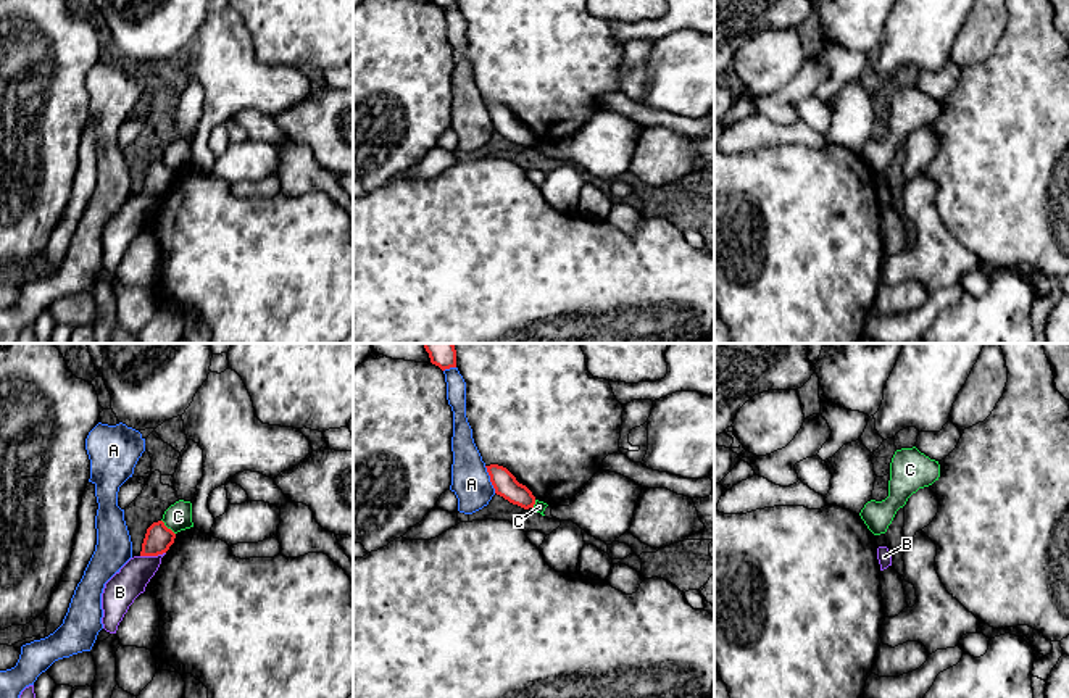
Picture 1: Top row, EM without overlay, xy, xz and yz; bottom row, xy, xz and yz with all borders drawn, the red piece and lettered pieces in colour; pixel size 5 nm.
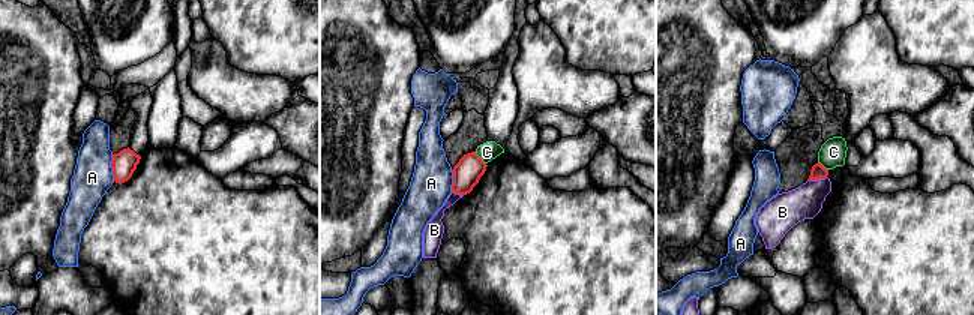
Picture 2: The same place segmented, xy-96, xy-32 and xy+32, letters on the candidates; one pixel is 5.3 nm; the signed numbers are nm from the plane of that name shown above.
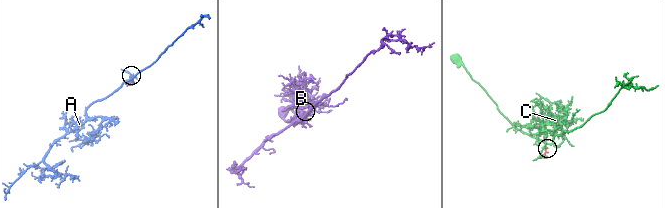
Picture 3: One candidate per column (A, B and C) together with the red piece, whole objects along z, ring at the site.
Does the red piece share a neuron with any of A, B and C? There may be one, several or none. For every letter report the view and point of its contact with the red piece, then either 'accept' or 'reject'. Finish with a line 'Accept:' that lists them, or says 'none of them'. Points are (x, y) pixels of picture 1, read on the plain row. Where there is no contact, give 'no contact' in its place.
A: meets red in xz at (490, 118); reject
B: meets red in xy at (152, 194); reject
C: meets red in xy at (166, 166); reject
Accept: none of them

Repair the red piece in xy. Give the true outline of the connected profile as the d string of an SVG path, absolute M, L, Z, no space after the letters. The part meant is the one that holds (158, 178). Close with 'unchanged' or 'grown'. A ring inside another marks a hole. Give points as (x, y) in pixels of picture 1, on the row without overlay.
M163 160L153 161L145 172L140 195L158 195L169 189L176 172Z; unchanged

